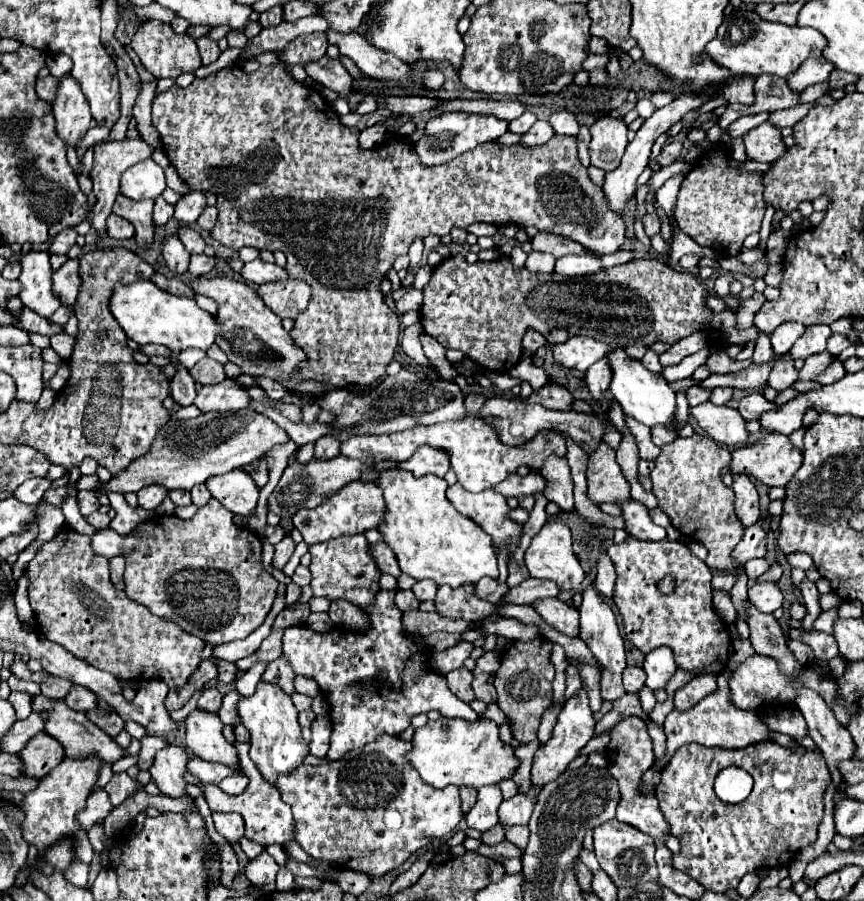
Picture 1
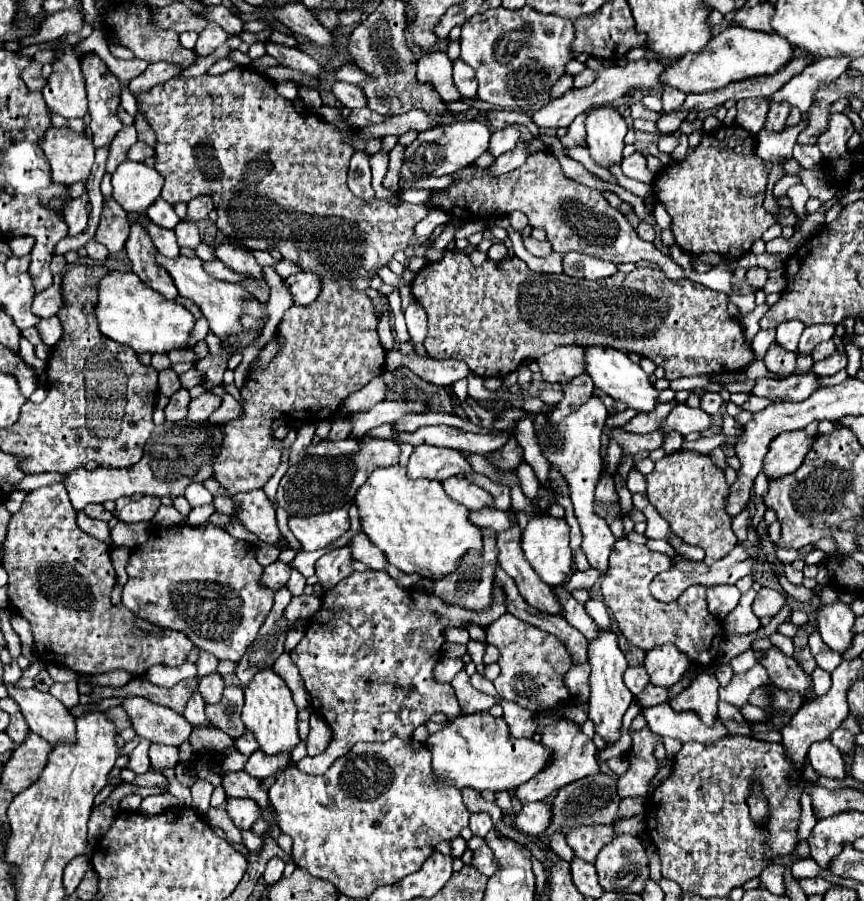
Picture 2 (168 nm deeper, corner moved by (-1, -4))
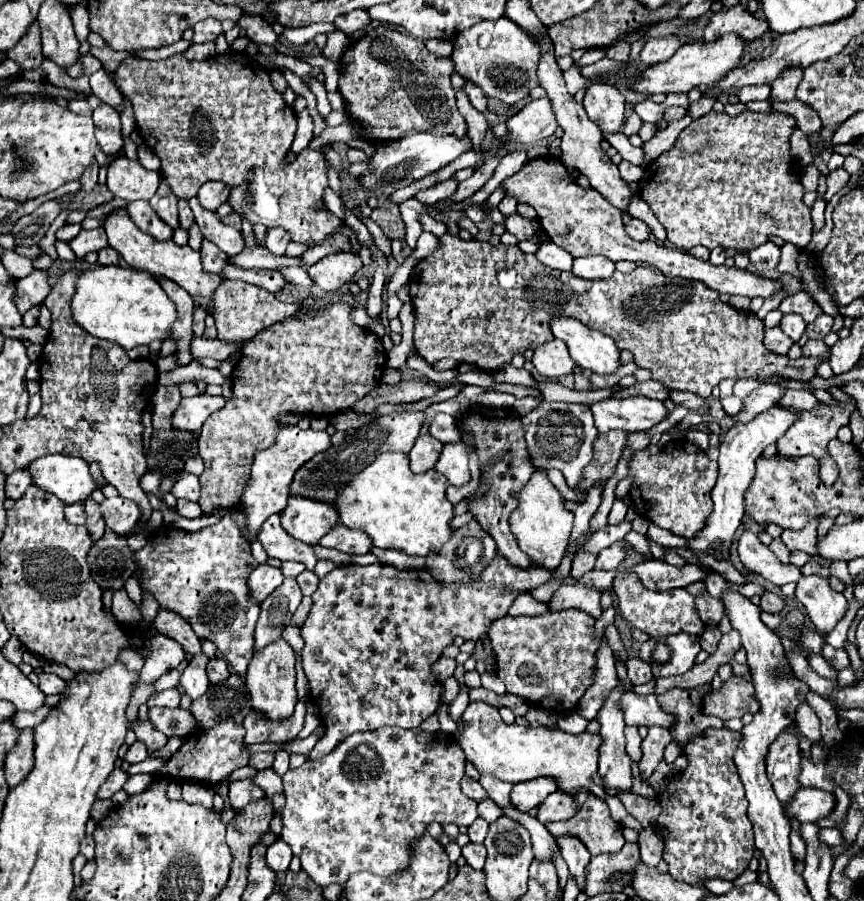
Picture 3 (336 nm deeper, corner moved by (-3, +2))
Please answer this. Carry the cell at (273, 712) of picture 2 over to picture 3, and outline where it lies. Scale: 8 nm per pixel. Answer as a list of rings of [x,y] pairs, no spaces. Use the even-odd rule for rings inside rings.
[[[284,638],[268,648],[260,650],[246,672],[246,688],[250,692],[250,700],[256,712],[264,714],[268,720],[284,720],[294,714],[294,706],[298,702],[296,694],[296,672],[294,672],[294,650],[288,646]]]

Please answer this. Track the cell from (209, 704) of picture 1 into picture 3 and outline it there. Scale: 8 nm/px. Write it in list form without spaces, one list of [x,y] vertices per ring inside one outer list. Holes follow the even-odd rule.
[[[214,658],[214,660],[210,660],[206,672],[208,672],[208,680],[210,680],[210,684],[220,684],[220,682],[224,682],[224,680],[230,676],[228,664],[226,664],[222,658]]]

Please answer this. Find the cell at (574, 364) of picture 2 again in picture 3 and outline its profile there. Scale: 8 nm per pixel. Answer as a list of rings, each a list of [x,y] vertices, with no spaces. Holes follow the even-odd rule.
[[[552,340],[550,344],[542,344],[540,348],[536,348],[532,364],[544,378],[558,378],[574,372],[576,368],[576,362],[572,360],[568,346],[564,346],[562,340]]]

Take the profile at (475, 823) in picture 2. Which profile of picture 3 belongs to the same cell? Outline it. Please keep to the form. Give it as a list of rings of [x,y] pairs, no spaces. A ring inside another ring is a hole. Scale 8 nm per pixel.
[[[478,818],[478,820],[468,828],[468,836],[470,836],[470,840],[476,842],[476,844],[484,842],[486,834],[488,834],[488,822],[486,822],[484,818]]]

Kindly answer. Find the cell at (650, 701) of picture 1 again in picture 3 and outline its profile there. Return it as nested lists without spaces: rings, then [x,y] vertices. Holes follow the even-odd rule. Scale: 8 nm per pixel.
[[[626,726],[624,734],[626,734],[626,752],[628,752],[628,756],[630,756],[632,760],[638,762],[638,758],[642,756],[642,752],[640,752],[640,742],[642,742],[642,738],[640,738],[640,734],[638,734],[638,728]]]

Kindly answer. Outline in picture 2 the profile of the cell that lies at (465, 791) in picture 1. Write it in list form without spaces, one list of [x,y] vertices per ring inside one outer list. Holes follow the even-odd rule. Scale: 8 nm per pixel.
[[[464,788],[464,790],[462,790],[462,798],[464,798],[464,804],[466,804],[466,808],[468,808],[470,812],[486,812],[486,814],[490,814],[490,818],[492,818],[494,822],[502,816],[500,808],[498,808],[496,804],[492,804],[492,802],[486,802],[486,800],[480,796],[478,790]]]

